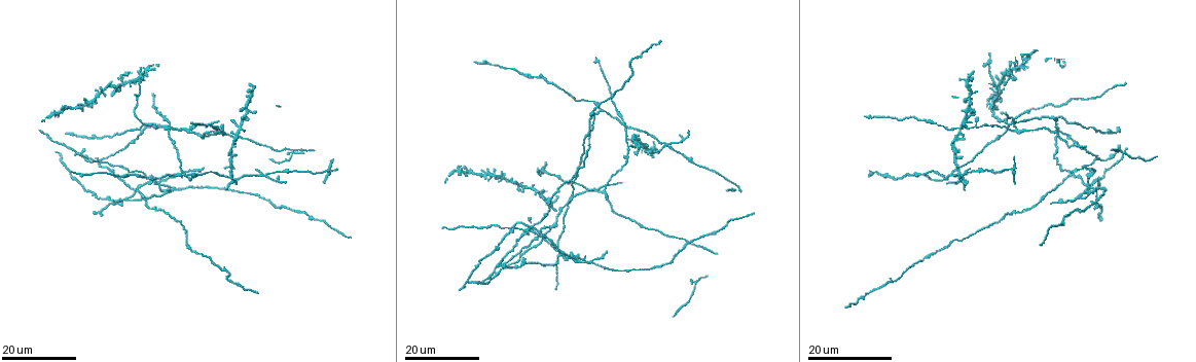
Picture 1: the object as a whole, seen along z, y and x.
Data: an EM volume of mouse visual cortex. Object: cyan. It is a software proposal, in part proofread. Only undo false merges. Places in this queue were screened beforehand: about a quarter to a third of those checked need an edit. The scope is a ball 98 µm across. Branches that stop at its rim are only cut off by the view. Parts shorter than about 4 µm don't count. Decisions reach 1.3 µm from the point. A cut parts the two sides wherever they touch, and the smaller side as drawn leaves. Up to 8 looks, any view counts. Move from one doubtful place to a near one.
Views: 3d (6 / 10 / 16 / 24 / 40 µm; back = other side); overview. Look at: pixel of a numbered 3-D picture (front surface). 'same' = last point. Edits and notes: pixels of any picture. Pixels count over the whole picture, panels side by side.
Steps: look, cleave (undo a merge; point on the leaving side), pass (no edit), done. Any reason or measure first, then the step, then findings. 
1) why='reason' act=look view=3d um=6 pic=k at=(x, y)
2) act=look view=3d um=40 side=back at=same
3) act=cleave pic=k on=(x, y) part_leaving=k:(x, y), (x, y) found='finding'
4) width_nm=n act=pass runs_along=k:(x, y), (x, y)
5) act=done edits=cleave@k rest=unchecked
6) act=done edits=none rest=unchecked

why='three arms meet' act=look view=3d um=24 pic=1 at=(246, 111)

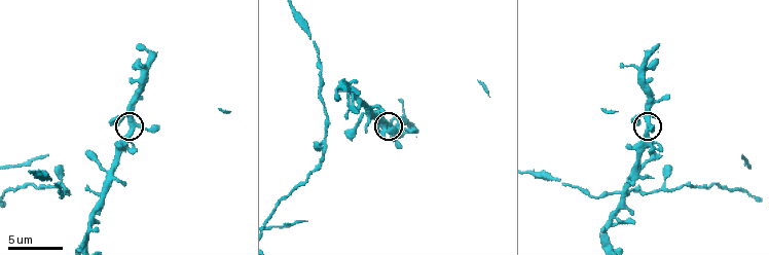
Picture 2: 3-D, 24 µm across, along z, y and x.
act=look view=3d um=10 pic=2 at=(136, 125)

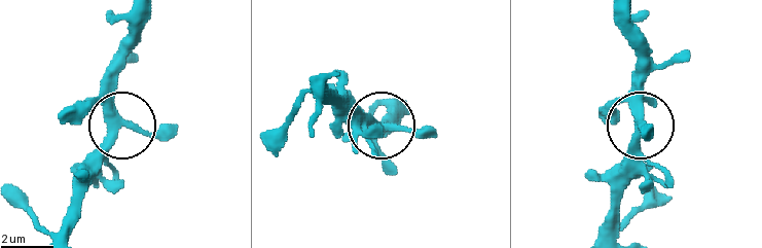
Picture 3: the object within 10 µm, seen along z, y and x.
width_nm=250 act=pass runs_along=3:(603, 232), (614, 205), (616, 166), (641, 119), (641, 62) found='continuous, no second cell'

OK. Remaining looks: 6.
why='three arms meet' act=look view=3d um=24 pic=1 at=(996, 86)

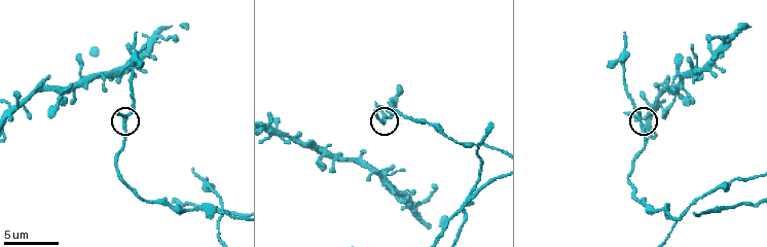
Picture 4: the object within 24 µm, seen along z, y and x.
why='closer look' act=look view=3d um=10 pic=4 at=(639, 117)

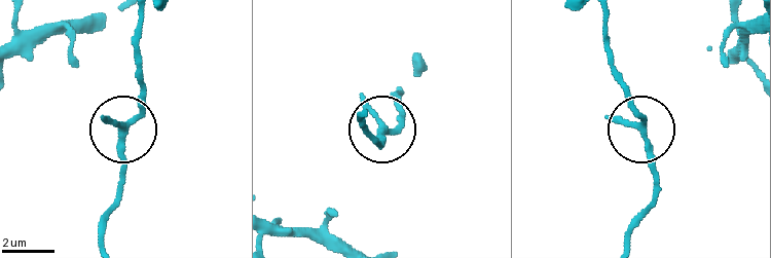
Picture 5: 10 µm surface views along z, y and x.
act=pass runs_along=5:(103, 237), (123, 191), (123, 138), (141, 111), (143, 80) found='one cell here'

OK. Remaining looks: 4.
why='three-way junction' act=look view=3d um=16 pic=2 at=(642, 195)

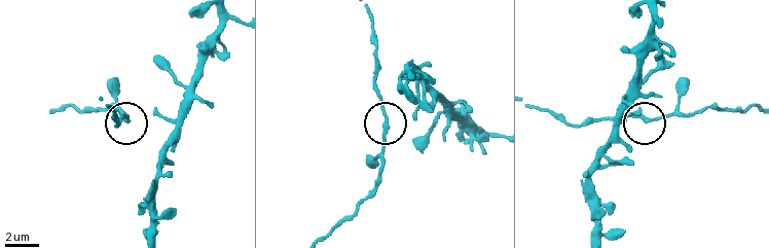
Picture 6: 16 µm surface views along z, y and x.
side_arm_um=23 act=pass runs_along=6:(755, 107), (704, 107), (645, 120), (634, 114), (626, 118) found='all the same cell'

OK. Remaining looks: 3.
why='four arms meet' act=look view=3d um=10 pic=4 at=(666, 218)

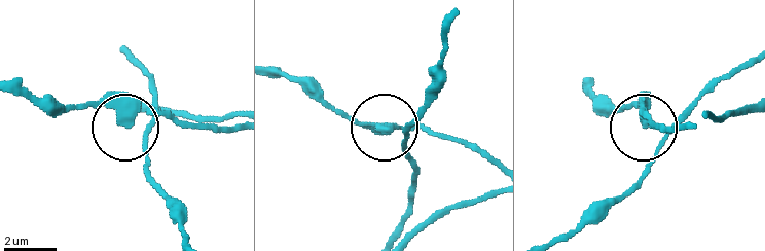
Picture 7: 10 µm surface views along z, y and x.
arms=4 act=pass runs_along=7:(234, 127), (155, 113), (123, 121), (102, 106), (71, 106) found='all the same cell'

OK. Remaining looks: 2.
act=done edits=none rest=unchecked

